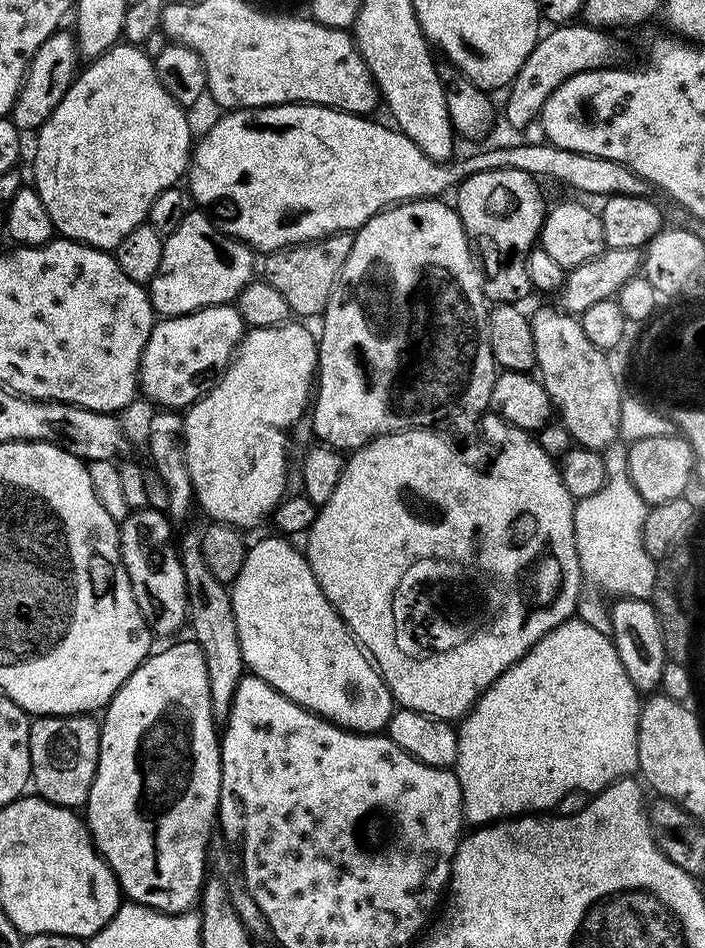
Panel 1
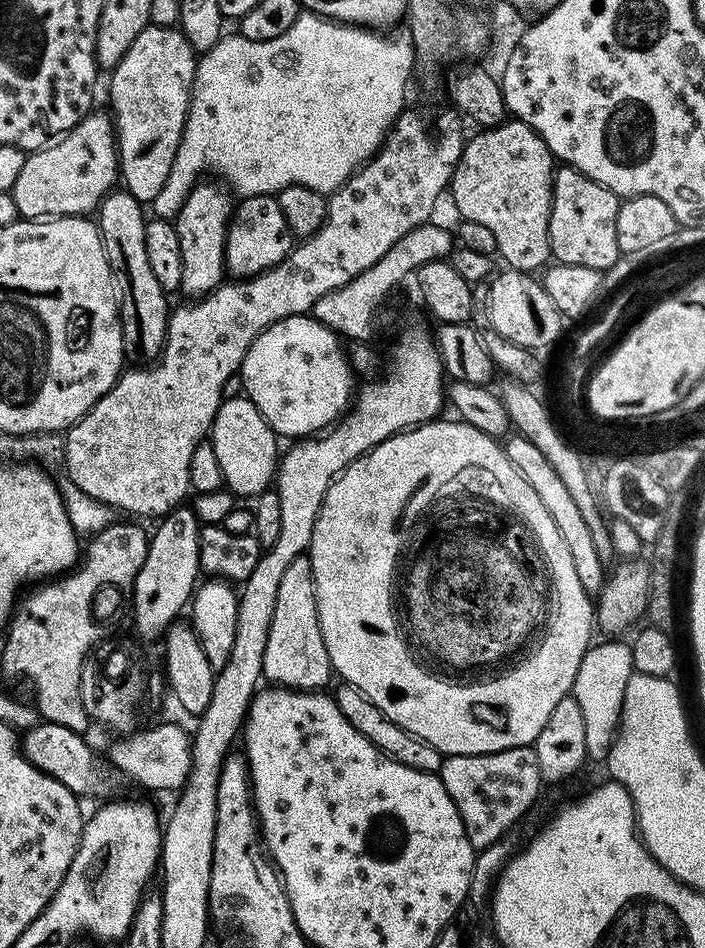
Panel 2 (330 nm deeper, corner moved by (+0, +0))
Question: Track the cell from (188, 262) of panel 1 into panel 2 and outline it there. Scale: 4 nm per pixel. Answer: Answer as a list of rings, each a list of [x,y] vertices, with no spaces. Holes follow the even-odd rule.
[[[275,195],[245,196],[235,205],[234,219],[228,225],[228,241],[224,251],[224,266],[232,278],[257,276],[282,262],[294,247],[294,237],[282,214]]]

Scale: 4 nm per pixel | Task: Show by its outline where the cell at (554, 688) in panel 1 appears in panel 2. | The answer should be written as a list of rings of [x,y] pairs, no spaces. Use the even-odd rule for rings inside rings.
[[[608,638],[603,641],[605,644],[599,644],[599,642],[593,643],[586,655],[582,658],[582,666],[578,670],[578,674],[576,675],[576,685],[572,688],[571,695],[574,696],[578,702],[578,706],[581,707],[582,717],[585,718],[585,730],[586,730],[586,742],[588,743],[587,750],[587,759],[589,761],[600,760],[600,762],[607,761],[608,752],[612,748],[612,743],[616,741],[616,730],[620,727],[620,715],[622,714],[622,698],[626,694],[626,682],[633,674],[633,666],[632,666],[632,649],[629,647],[627,643],[621,642],[616,638]]]

